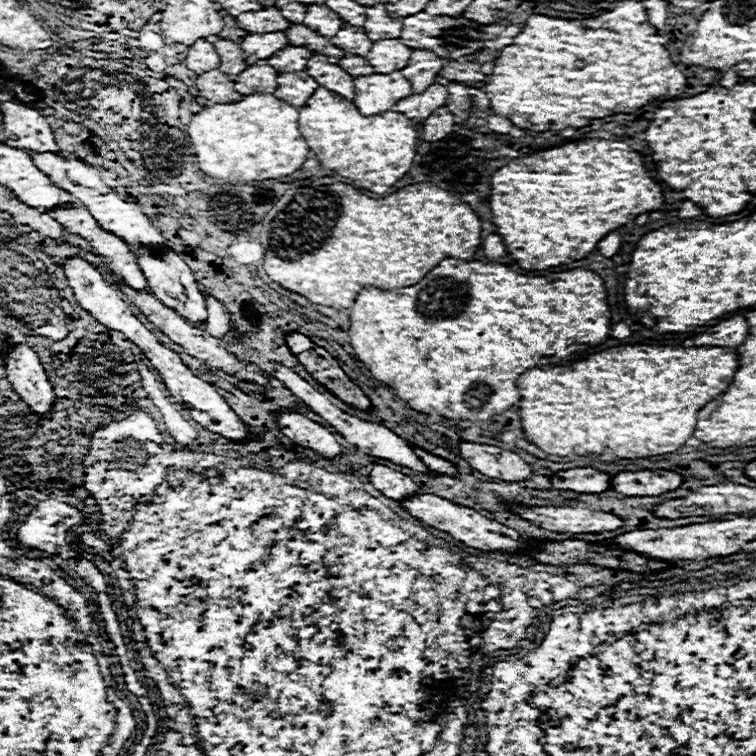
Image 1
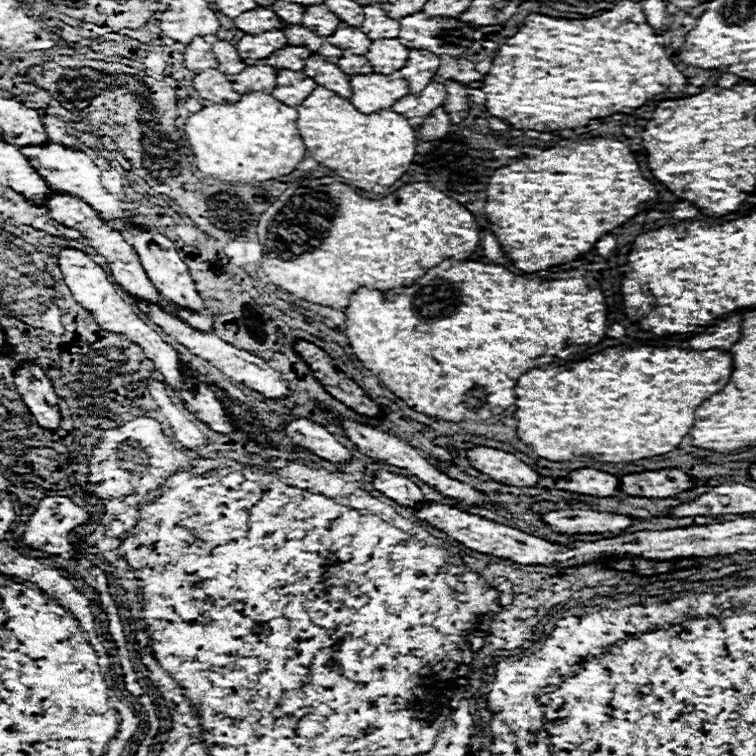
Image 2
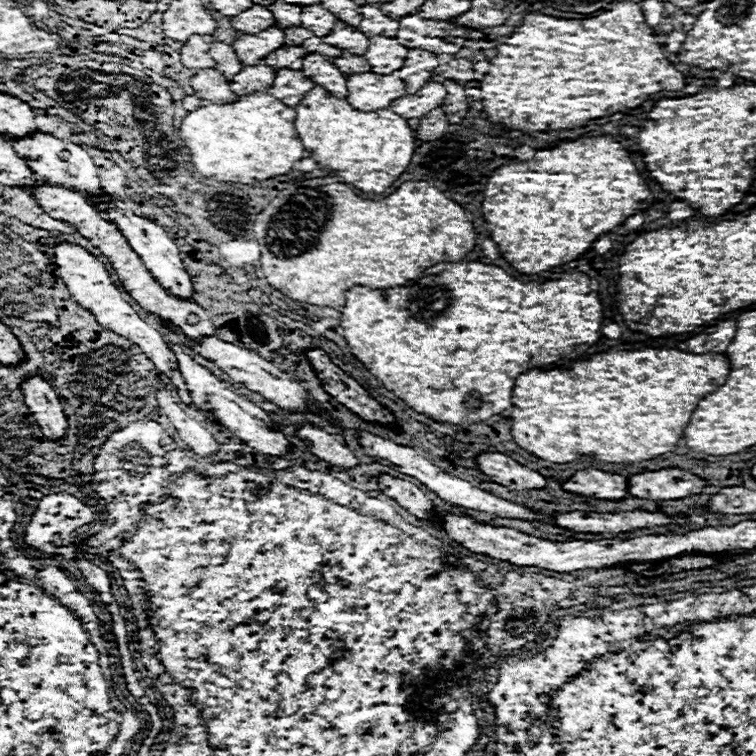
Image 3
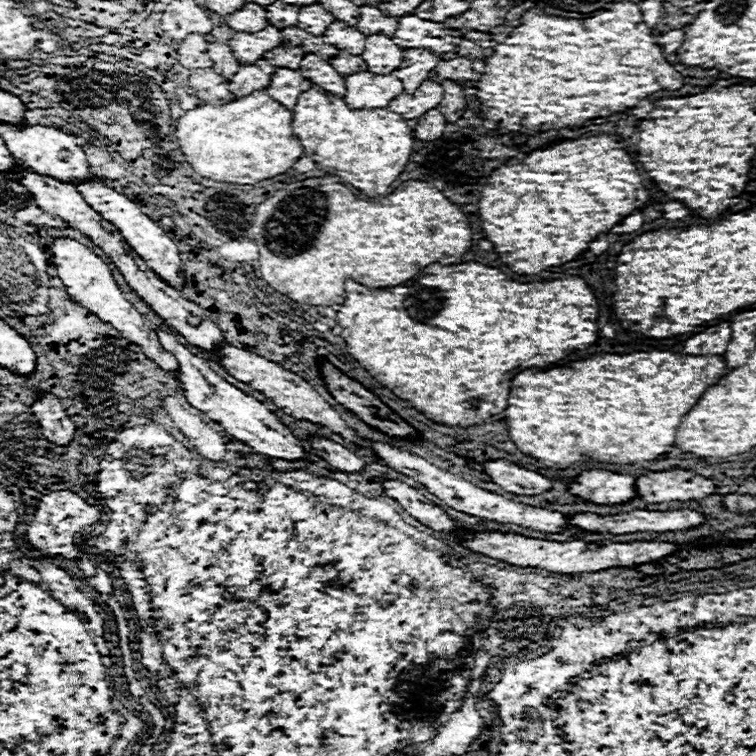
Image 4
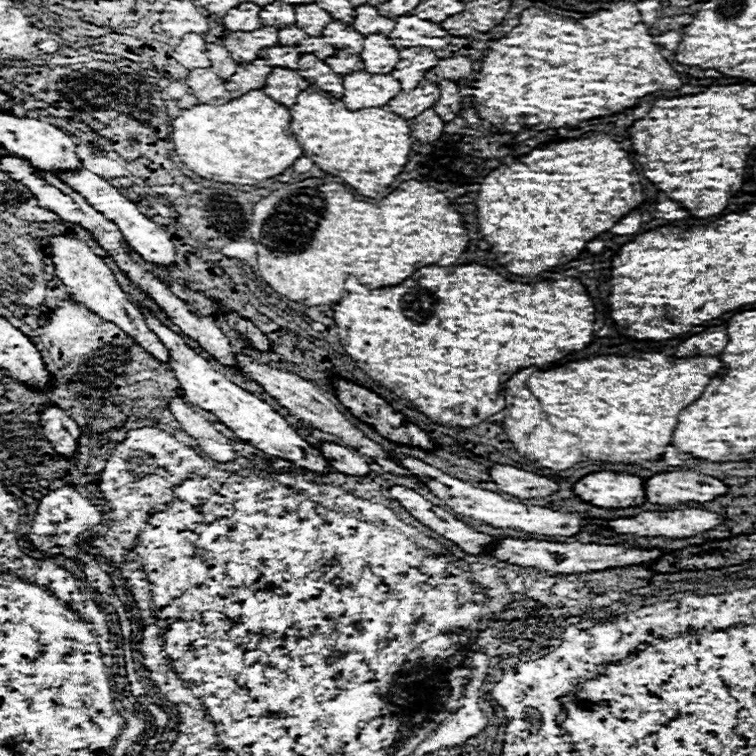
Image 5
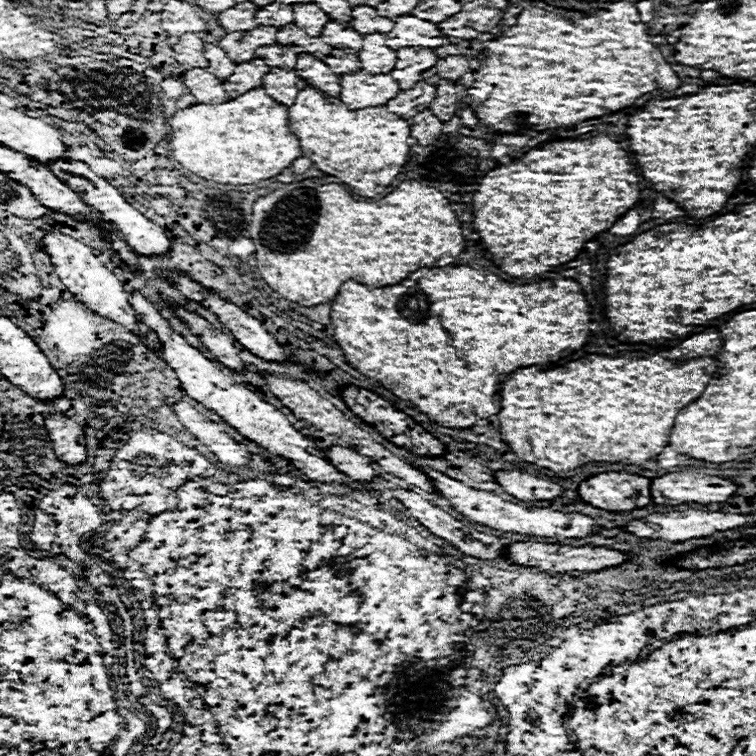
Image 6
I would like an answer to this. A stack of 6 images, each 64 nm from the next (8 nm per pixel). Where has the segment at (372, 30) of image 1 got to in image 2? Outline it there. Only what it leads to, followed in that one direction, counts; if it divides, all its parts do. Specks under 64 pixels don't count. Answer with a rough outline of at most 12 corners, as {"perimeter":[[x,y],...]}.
{"perimeter":[[380,4],[364,8],[360,30],[370,40],[398,36],[400,22]]}

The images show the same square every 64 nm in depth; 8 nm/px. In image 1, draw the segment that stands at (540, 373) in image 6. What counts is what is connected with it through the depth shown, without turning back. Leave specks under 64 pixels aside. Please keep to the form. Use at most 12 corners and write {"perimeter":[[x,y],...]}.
{"perimeter":[[616,346],[518,378],[552,456],[678,450],[732,348]]}

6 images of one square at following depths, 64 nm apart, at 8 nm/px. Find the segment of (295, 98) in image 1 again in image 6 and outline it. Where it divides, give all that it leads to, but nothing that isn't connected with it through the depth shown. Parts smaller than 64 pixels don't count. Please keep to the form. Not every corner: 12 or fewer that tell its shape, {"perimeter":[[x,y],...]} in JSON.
{"perimeter":[[270,68],[262,88],[278,104],[292,106],[306,82],[294,70]]}

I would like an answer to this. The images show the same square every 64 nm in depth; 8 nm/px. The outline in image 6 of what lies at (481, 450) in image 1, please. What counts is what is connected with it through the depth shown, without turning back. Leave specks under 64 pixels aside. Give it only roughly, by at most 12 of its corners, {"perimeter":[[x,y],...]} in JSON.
{"perimeter":[[518,470],[496,482],[518,500],[554,500],[560,484]]}

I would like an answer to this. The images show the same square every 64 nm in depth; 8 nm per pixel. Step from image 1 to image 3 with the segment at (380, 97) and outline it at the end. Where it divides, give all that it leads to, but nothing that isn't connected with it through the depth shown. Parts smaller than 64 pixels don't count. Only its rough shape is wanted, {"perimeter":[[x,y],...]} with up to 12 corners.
{"perimeter":[[350,74],[348,104],[362,112],[388,108],[406,94],[394,74]]}

